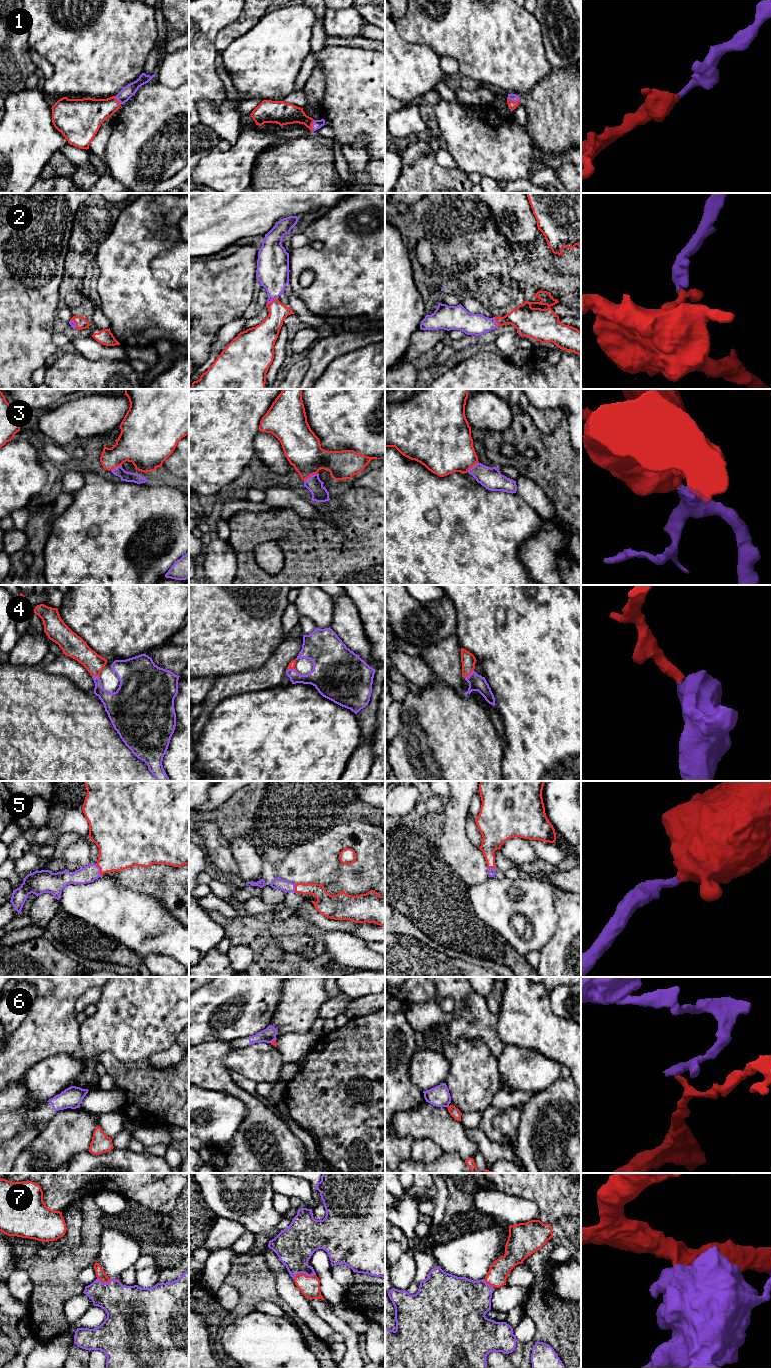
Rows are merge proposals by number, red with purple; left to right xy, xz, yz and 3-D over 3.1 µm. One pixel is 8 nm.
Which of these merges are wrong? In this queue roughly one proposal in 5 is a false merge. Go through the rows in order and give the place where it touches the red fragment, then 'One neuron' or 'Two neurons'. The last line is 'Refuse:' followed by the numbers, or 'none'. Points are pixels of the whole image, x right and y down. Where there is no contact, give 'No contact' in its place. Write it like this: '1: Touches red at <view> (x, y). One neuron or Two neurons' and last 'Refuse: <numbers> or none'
1: Touches red at yz (513, 101). One neuron
2: Touches red at xz (272, 300). One neuron
3: Touches red at xz (311, 474). One neuron
4: Touches red at xz (293, 668). One neuron
5: Touches red at xy (100, 869). One neuron
6: Touches red at xz (273, 1041). Two neurons
7: Touches red at xz (303, 1274). One neuron
Refuse: 6

